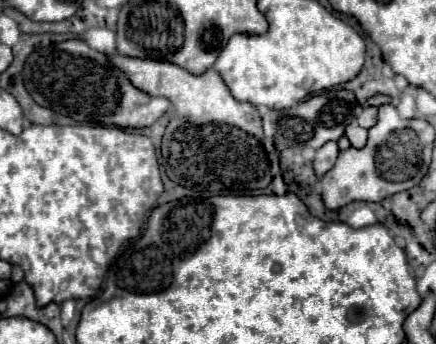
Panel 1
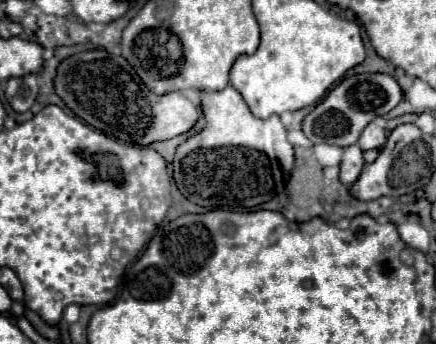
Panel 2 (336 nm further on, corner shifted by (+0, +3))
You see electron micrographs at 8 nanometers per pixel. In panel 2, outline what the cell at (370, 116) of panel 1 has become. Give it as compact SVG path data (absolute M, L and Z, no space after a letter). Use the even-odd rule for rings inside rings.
M373 122L363 130L361 138L359 138L359 146L361 150L371 150L371 148L381 148L385 142L385 130L375 126Z

